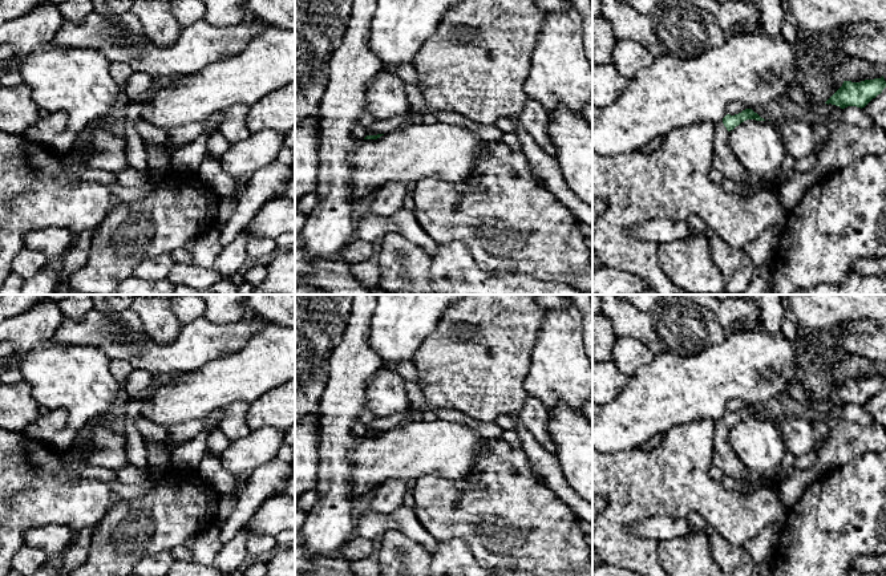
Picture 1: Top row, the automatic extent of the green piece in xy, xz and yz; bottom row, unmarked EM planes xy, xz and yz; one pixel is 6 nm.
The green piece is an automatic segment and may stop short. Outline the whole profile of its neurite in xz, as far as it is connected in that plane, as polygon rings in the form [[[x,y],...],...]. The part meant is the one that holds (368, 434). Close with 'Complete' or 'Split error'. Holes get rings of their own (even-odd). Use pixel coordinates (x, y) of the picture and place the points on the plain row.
[[[409,411],[396,413],[387,417],[376,417],[369,425],[367,425],[368,433],[364,437],[377,437],[387,430],[392,430],[395,426],[408,422]]]. Split error

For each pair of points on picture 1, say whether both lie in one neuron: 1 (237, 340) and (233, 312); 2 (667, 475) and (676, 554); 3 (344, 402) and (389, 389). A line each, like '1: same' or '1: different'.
1: different
2: different
3: different

